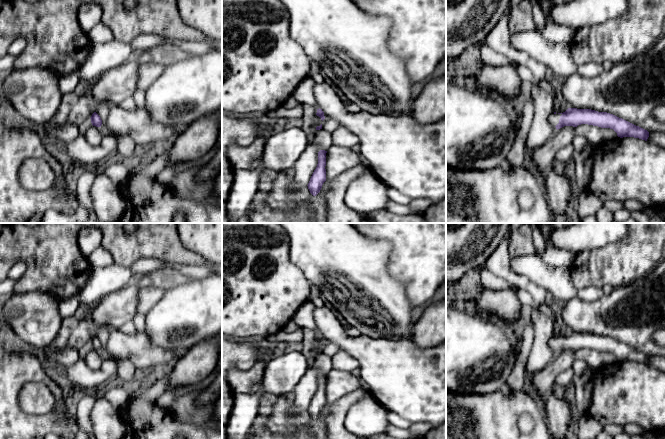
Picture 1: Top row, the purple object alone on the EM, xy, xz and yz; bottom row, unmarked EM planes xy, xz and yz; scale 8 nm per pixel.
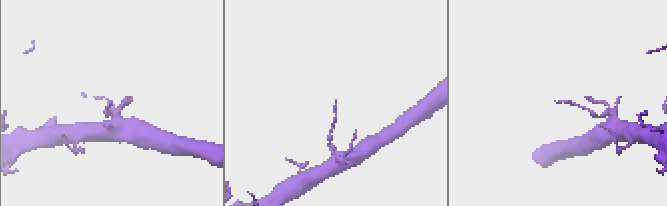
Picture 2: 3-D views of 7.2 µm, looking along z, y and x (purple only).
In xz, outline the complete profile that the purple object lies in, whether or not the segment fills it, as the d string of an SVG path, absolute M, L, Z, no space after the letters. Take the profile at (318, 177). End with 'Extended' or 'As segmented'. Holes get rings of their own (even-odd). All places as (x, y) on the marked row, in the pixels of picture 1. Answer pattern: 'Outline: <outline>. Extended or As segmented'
Outline: M320 150L318 152L318 164L314 170L310 181L308 183L308 189L313 196L316 196L321 188L323 183L326 181L326 153L325 150Z. As segmented

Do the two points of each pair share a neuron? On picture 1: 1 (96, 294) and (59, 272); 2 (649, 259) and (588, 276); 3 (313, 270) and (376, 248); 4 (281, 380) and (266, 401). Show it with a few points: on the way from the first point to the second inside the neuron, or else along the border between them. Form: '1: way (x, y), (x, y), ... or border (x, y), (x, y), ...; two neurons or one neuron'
1: border (92, 269), (87, 283), (78, 293); two neurons
2: way (634, 259), (603, 266); one neuron
3: way (329, 263), (360, 263); one neuron
4: border (278, 395), (265, 394), (260, 399), (258, 413); two neurons

